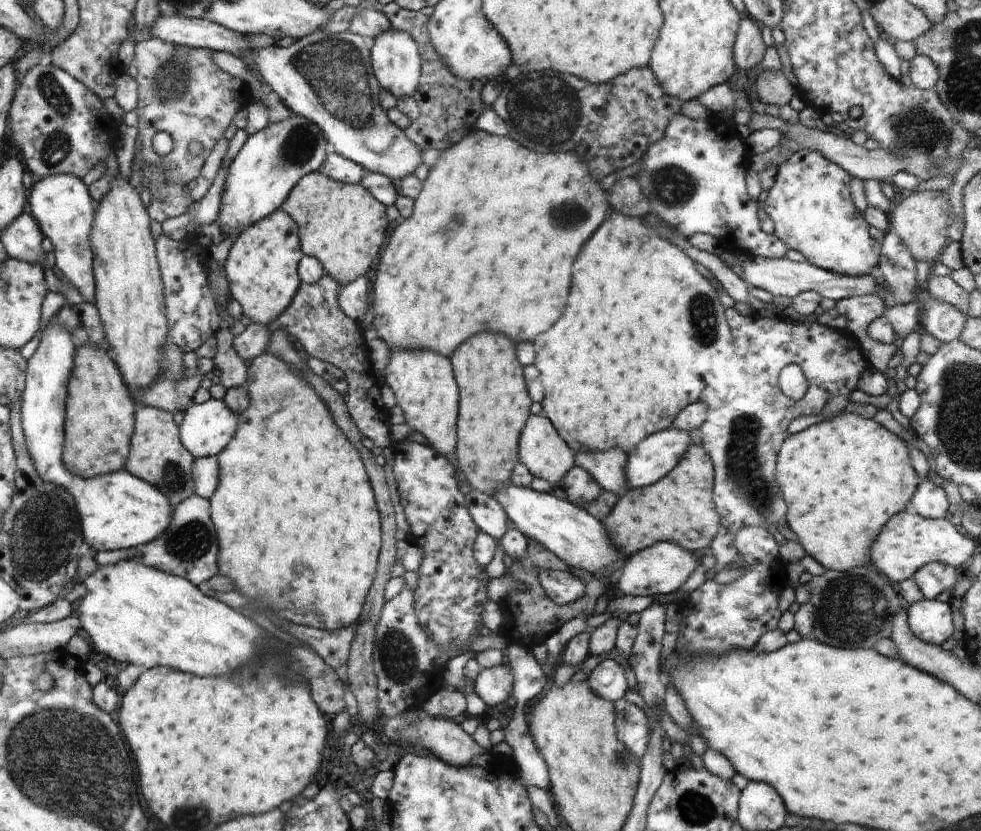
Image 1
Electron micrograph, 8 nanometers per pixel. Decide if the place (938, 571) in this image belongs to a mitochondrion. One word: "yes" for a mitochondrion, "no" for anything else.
no

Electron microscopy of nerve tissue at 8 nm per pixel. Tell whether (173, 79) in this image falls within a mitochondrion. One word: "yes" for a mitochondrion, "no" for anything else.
yes

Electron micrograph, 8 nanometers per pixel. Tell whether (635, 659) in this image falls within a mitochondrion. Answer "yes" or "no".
no

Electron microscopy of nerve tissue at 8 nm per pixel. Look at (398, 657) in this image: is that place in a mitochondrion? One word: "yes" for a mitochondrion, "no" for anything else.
yes

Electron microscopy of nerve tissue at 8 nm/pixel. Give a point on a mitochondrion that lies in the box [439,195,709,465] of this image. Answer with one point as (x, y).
(569, 215)

